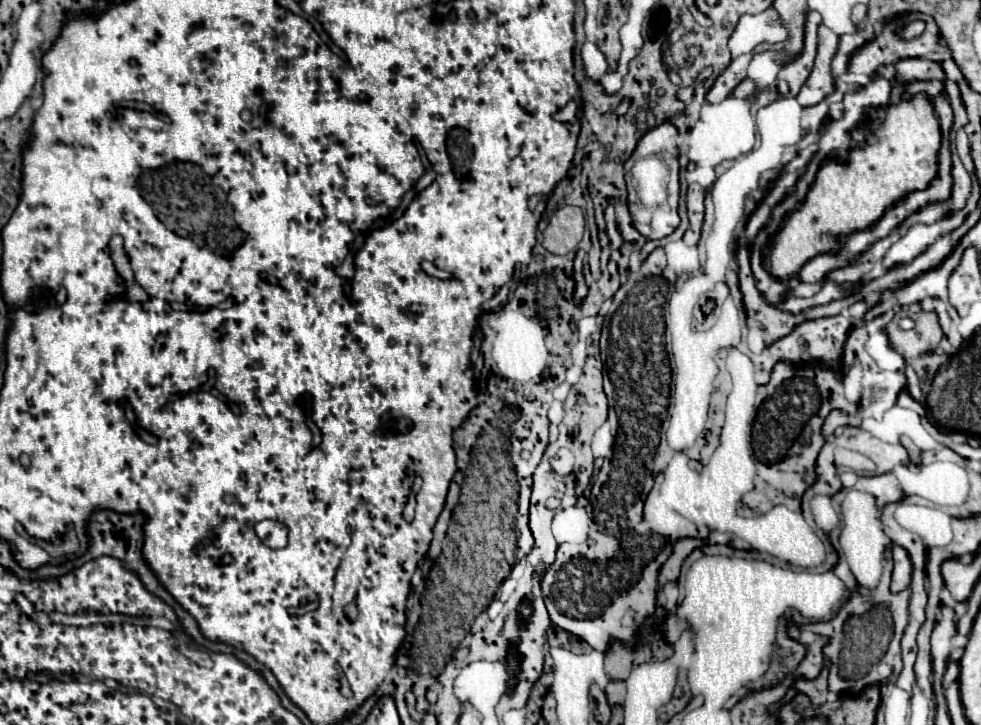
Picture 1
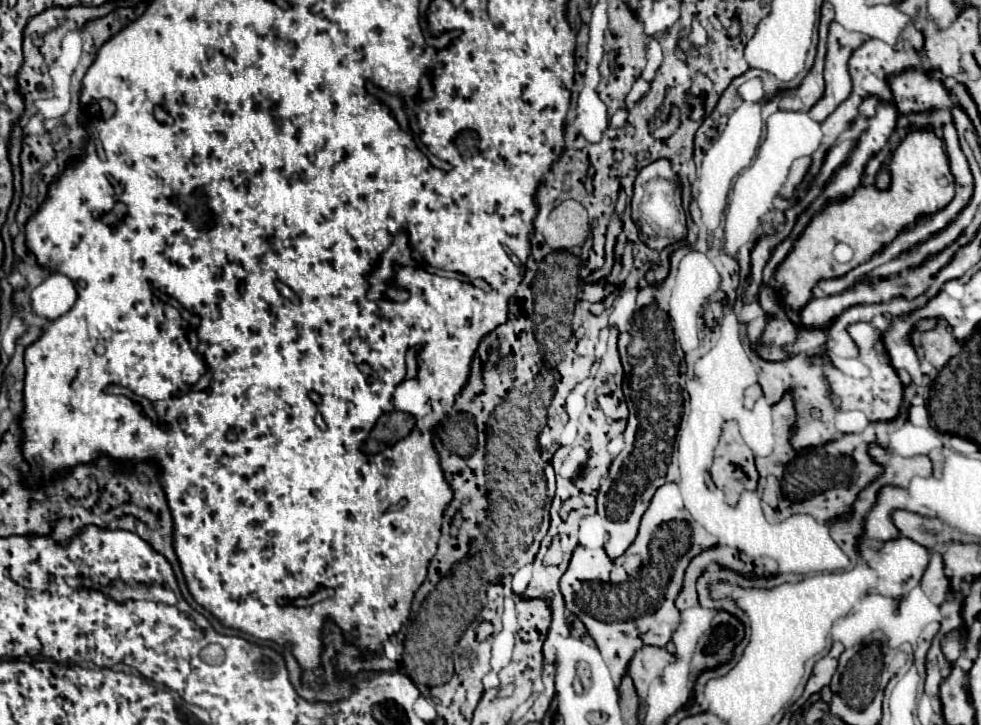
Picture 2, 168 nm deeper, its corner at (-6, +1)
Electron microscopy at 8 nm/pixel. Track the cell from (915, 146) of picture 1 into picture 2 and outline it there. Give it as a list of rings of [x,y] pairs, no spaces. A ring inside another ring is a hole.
[[[913,128],[895,148],[887,170],[891,172],[889,190],[881,192],[875,186],[859,186],[851,198],[827,206],[805,228],[791,254],[775,272],[773,288],[783,294],[779,300],[785,308],[799,312],[813,298],[813,286],[819,280],[841,278],[855,266],[867,262],[879,250],[883,250],[883,246],[893,242],[899,232],[913,228],[919,218],[943,210],[955,196],[955,178],[949,168],[949,158],[943,148],[943,140],[937,138],[935,132],[919,132]],[[837,242],[845,242],[853,248],[853,258],[847,264],[841,264],[833,258],[833,248]]]

